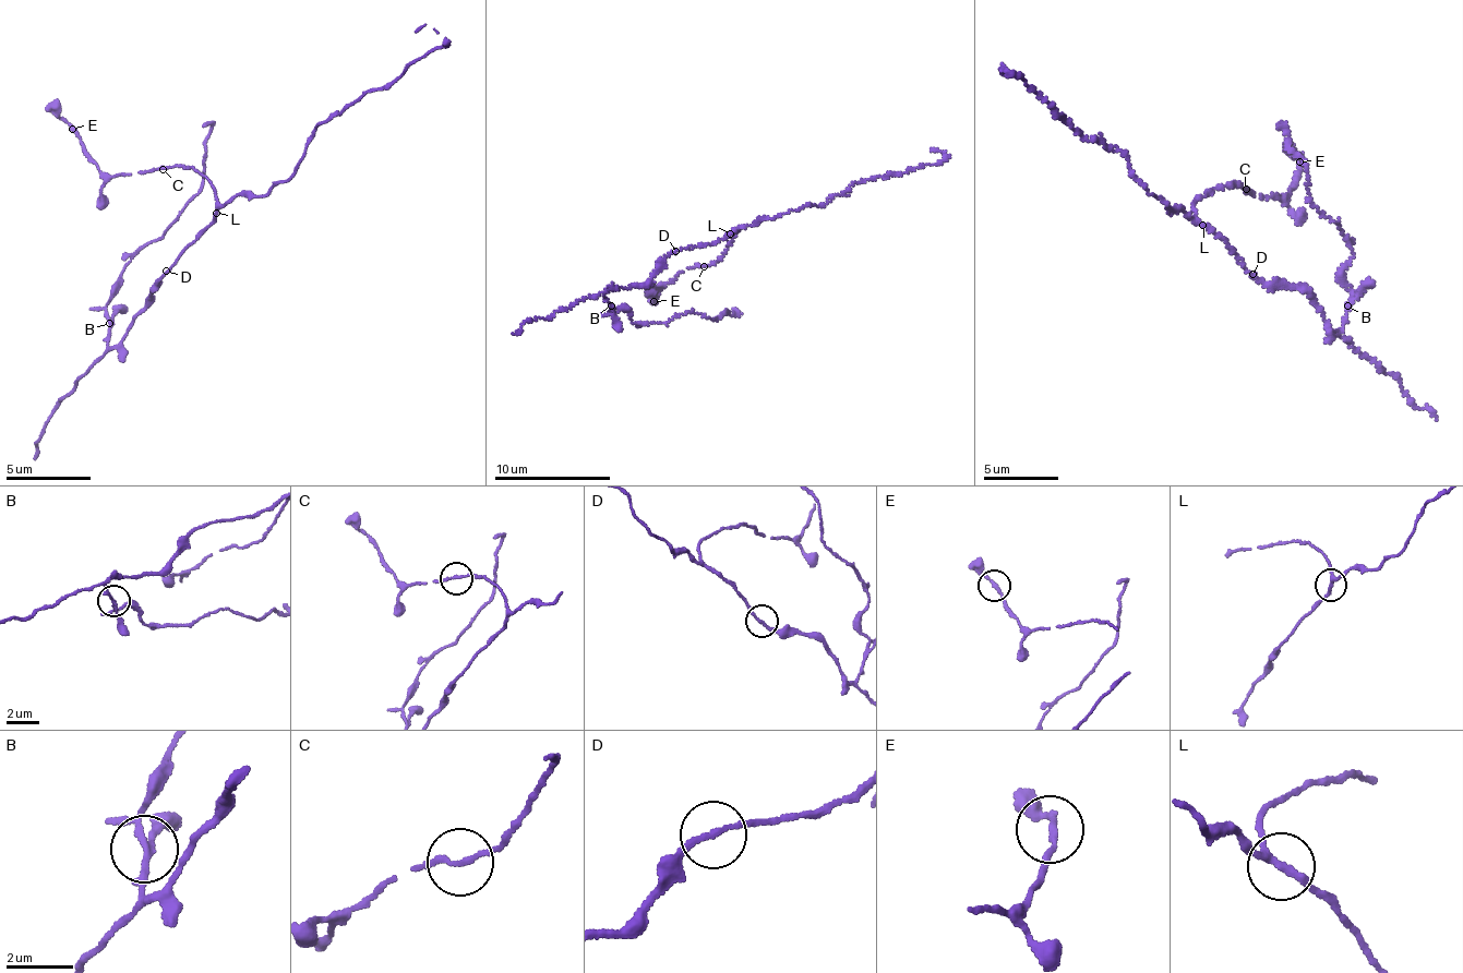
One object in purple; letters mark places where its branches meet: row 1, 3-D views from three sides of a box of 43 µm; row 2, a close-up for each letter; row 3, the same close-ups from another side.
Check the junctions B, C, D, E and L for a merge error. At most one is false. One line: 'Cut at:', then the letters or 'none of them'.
Cut at: B

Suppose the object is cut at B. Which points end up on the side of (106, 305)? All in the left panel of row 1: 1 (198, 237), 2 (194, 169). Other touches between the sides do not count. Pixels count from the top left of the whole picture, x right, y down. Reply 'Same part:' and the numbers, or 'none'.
Same part: none

